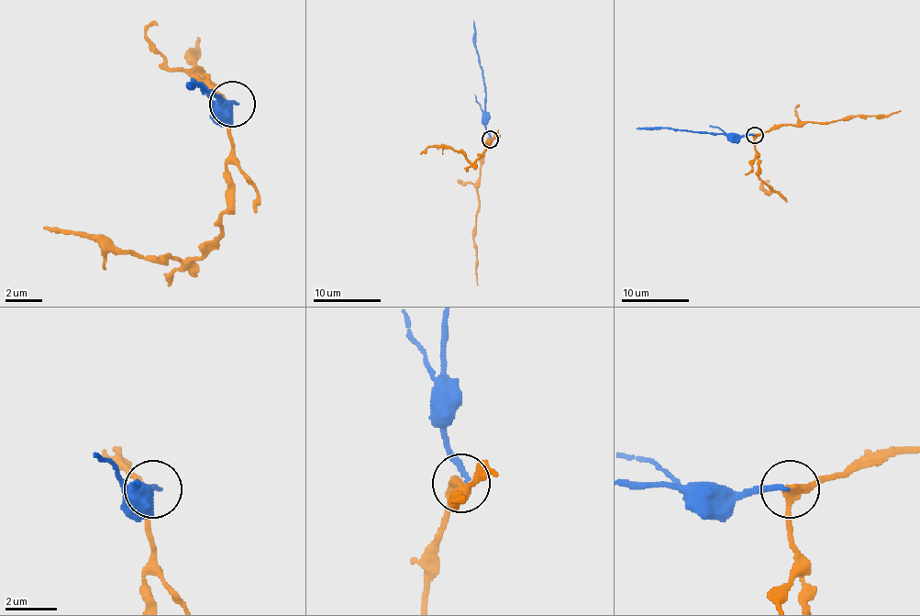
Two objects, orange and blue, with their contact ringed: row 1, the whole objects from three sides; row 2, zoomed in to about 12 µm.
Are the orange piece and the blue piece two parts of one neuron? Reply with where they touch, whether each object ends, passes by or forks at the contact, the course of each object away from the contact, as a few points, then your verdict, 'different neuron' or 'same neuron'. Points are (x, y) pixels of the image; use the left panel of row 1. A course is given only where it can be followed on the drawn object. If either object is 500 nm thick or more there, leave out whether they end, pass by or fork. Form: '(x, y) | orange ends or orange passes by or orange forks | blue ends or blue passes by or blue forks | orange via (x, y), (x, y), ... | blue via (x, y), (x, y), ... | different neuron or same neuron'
(232, 104) | orange passes by | blue ends | orange via (233, 102), (205, 79), (187, 56), (196, 51), (201, 38) | blue via (233, 102), (219, 106), (219, 97), (187, 84) | different neuron

